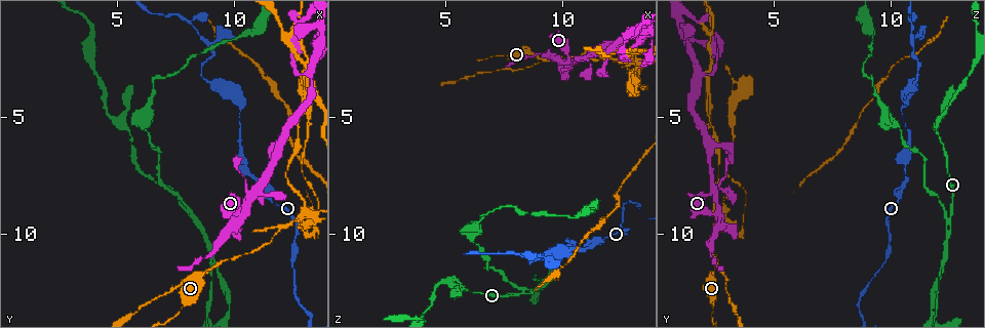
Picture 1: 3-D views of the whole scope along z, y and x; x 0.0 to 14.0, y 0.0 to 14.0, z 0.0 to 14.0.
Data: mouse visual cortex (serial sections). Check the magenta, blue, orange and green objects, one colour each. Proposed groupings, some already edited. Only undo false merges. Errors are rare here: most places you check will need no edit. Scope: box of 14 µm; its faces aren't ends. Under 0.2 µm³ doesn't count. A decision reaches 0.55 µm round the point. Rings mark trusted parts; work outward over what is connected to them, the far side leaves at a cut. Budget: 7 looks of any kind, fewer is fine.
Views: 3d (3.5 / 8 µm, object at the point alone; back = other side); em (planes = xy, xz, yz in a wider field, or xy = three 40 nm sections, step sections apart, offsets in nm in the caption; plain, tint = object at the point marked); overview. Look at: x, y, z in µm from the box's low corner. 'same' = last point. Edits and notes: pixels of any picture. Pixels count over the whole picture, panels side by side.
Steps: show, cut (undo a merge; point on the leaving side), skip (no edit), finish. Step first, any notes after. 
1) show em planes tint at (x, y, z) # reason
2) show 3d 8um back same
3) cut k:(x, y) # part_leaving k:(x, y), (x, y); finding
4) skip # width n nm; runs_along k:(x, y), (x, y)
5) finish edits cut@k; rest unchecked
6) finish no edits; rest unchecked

show 3d 3.5um back at (9.2, 11.3, 2.6) # branch point

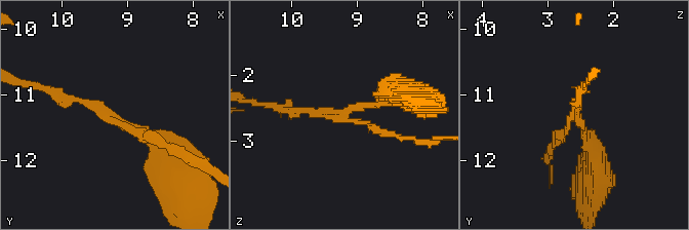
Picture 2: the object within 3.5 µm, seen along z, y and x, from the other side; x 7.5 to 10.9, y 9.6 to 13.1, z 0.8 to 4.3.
show em planes tint at (9.15, 11.35, 2.55) # now the EM

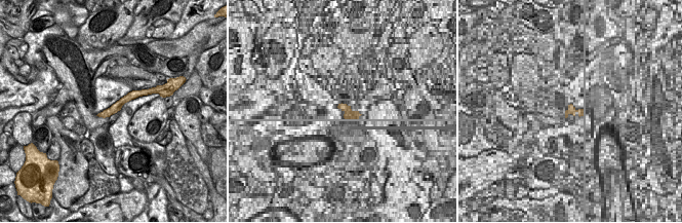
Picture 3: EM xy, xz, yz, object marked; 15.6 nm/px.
cut 2:(555, 133) # part_leaving 2:(572, 121), (546, 153), (546, 162); a second cell is stuck on

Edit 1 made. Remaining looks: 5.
show overview # see it whole again

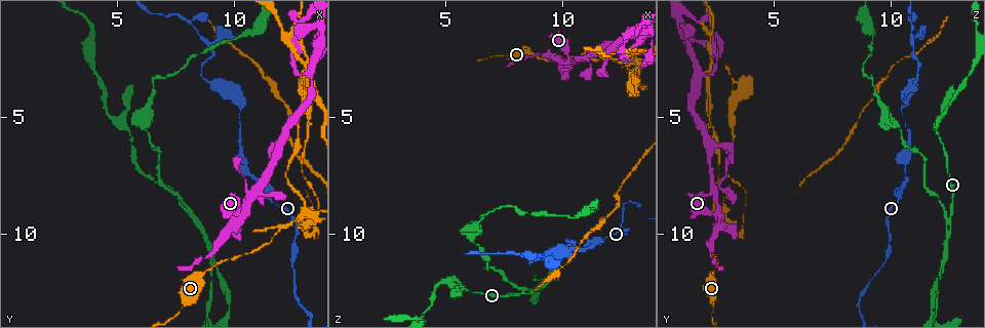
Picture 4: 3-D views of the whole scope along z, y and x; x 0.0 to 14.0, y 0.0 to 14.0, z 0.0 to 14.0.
show 3d 3.5um back at (13.0, 9.1, 2.5) # four or more arms meet

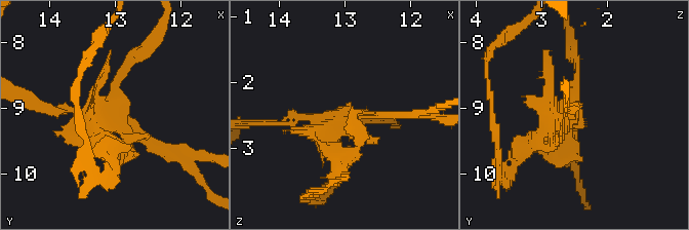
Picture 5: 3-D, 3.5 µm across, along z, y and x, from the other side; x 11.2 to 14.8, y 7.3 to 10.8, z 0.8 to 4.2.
show em xy step 1 tint at (12.95, 9.15, 2.55)

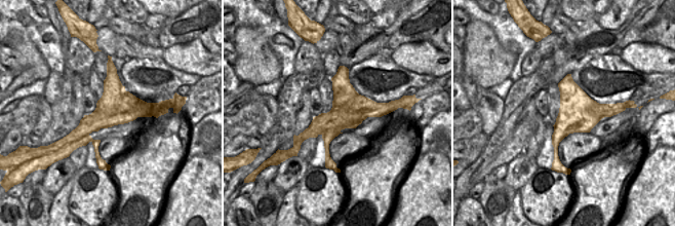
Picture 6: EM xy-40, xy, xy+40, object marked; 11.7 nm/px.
show em xy step 3 tint same

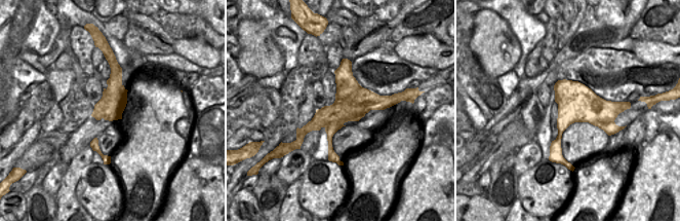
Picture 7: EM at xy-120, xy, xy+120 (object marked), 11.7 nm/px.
cut 5:(95, 113) # border 7:(304, 136), (298, 138); a second cell is stuck on

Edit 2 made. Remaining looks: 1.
finish edits cut@2, cut@5; rest unchecked

